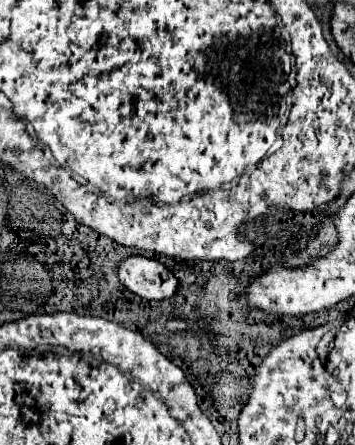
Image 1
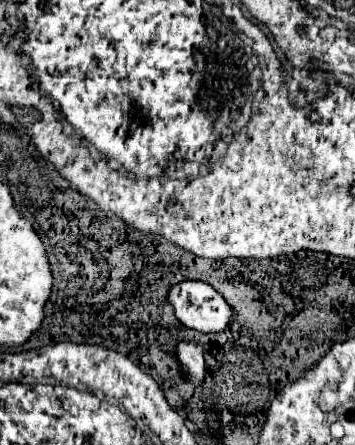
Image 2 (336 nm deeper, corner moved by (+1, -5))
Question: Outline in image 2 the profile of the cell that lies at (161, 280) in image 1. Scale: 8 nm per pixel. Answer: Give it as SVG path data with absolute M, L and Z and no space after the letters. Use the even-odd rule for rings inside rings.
M184 280L172 286L168 302L184 326L200 332L220 332L232 316L226 300L210 284L200 280Z

